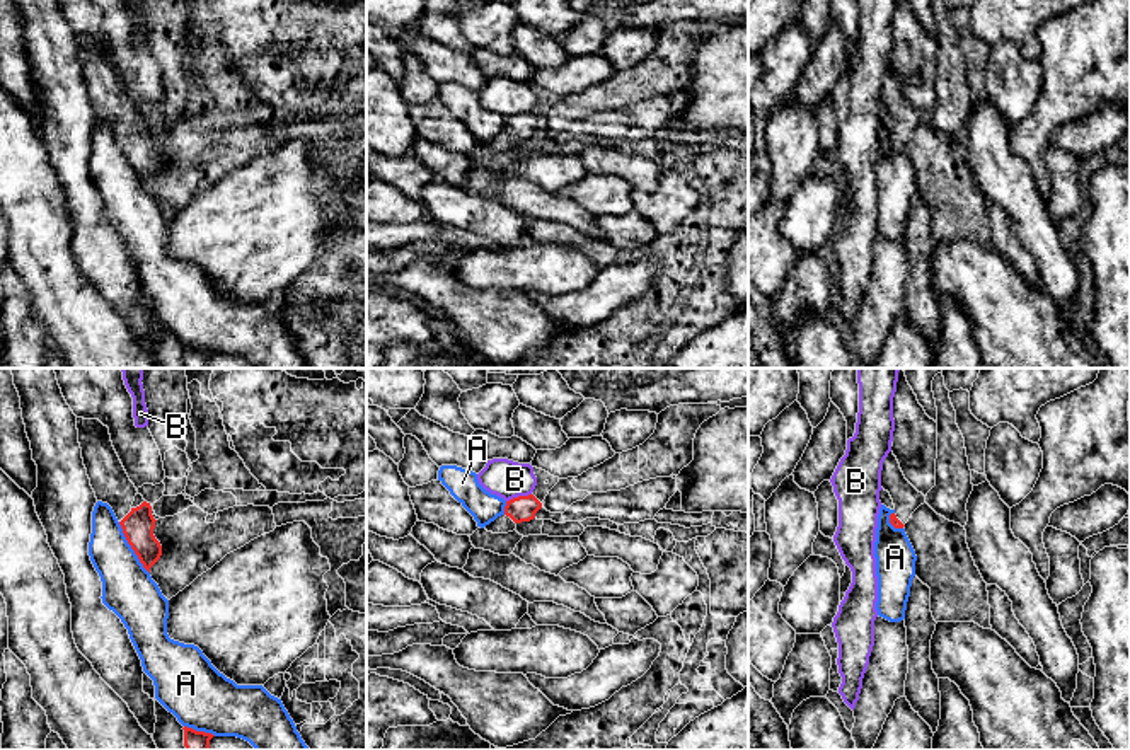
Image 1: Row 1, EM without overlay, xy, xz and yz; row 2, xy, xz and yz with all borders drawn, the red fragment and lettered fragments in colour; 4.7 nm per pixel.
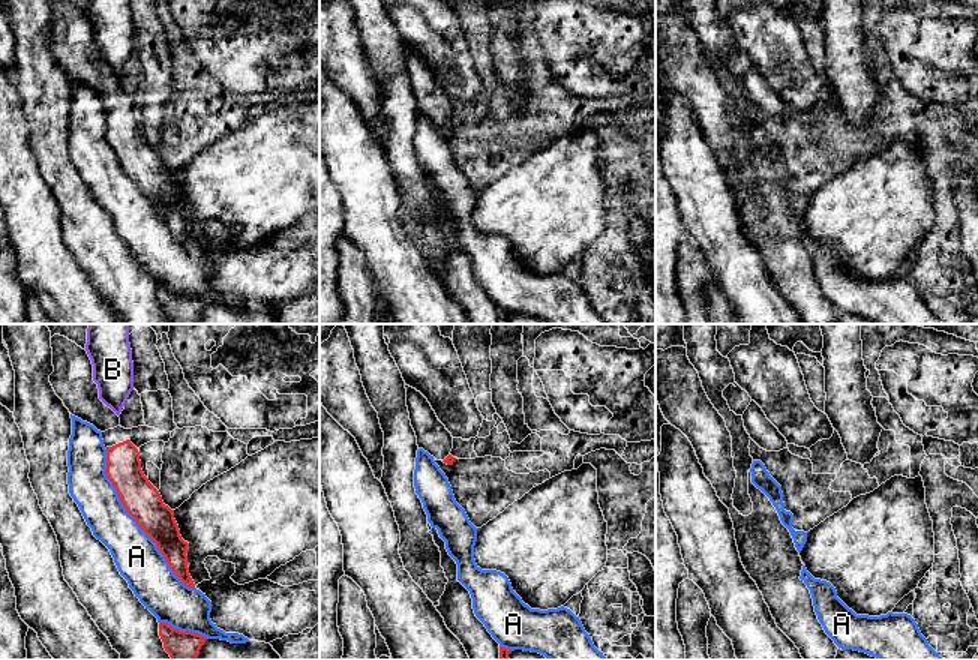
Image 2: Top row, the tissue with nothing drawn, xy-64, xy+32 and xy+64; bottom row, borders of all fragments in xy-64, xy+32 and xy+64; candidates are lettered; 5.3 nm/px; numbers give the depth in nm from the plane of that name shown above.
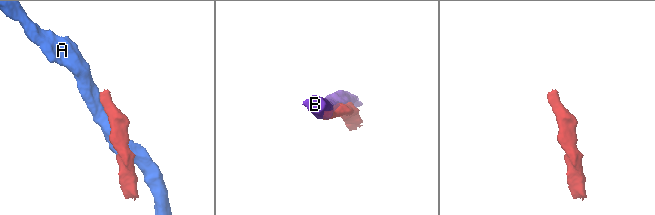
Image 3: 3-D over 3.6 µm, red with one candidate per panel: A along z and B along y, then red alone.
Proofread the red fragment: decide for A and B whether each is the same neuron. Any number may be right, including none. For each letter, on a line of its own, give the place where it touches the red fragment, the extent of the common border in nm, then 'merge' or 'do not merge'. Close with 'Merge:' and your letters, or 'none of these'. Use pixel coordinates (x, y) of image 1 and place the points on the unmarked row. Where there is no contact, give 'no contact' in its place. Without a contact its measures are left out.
A: contact xy (132, 166); length 280 nm; do not merge
B: contact xz (518, 115); length 130 nm; do not merge
Merge: none of these

